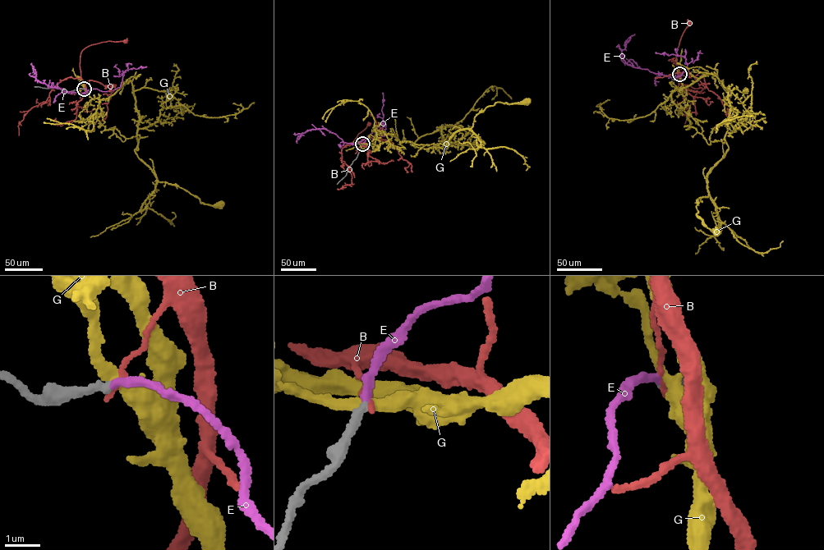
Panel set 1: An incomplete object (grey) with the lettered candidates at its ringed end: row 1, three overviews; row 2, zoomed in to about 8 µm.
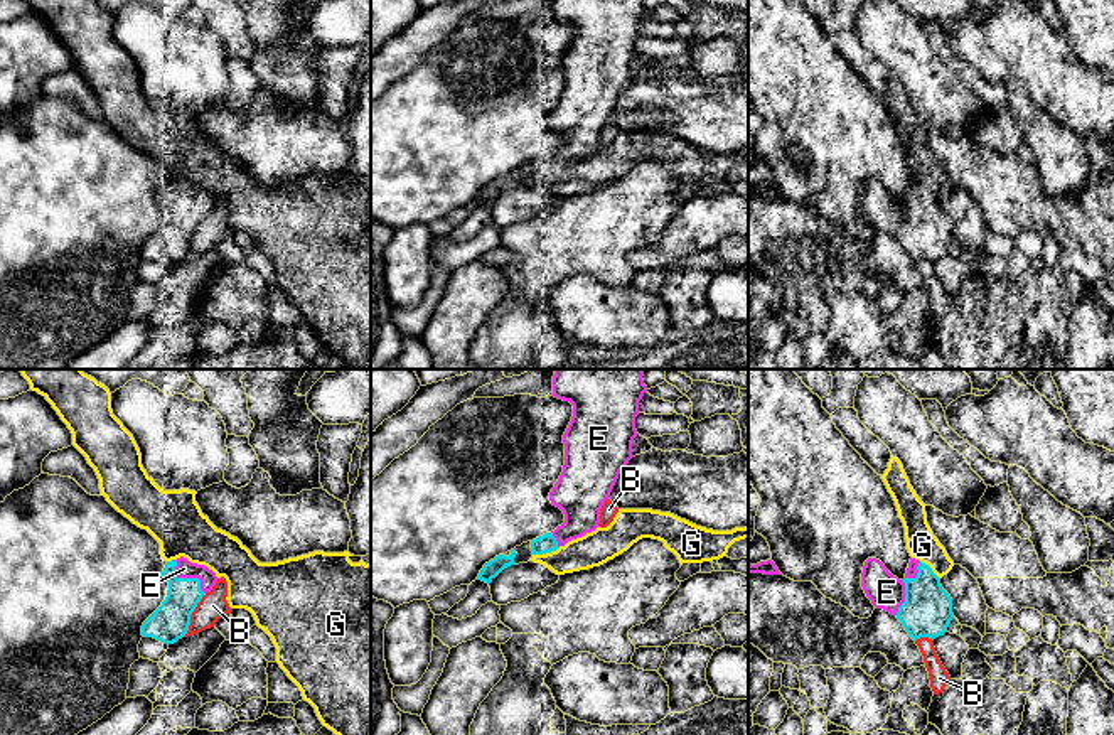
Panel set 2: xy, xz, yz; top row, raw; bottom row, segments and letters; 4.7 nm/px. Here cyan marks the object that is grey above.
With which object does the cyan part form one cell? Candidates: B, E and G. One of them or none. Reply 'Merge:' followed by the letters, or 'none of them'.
Merge: E

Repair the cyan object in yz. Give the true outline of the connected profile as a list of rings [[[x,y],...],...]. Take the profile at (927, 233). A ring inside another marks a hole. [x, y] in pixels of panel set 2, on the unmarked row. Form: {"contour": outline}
{"contour": [[[868,180],[861,196],[861,209],[876,231],[893,236],[908,258],[935,261],[947,255],[952,221],[942,211],[932,190],[910,180],[903,202],[893,199],[876,180]]]}

